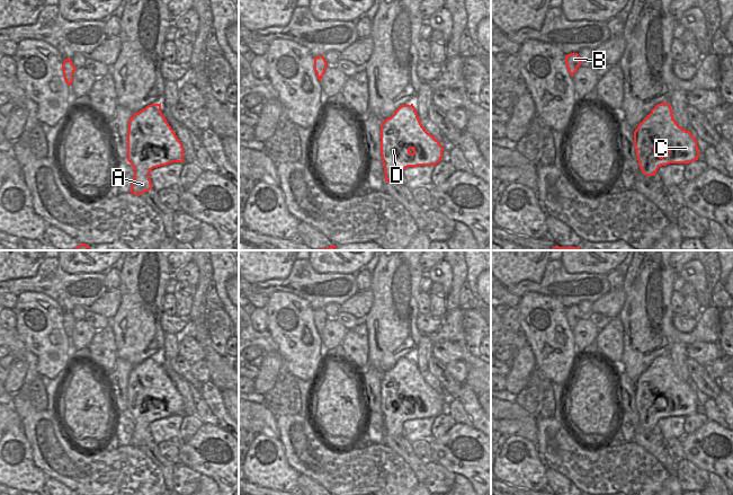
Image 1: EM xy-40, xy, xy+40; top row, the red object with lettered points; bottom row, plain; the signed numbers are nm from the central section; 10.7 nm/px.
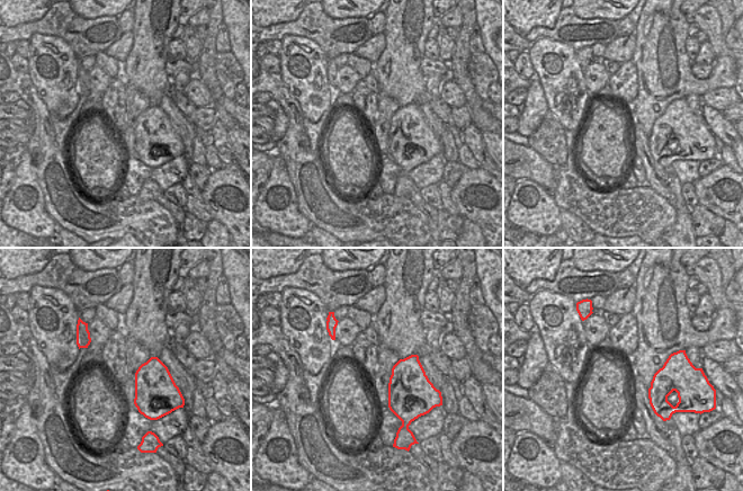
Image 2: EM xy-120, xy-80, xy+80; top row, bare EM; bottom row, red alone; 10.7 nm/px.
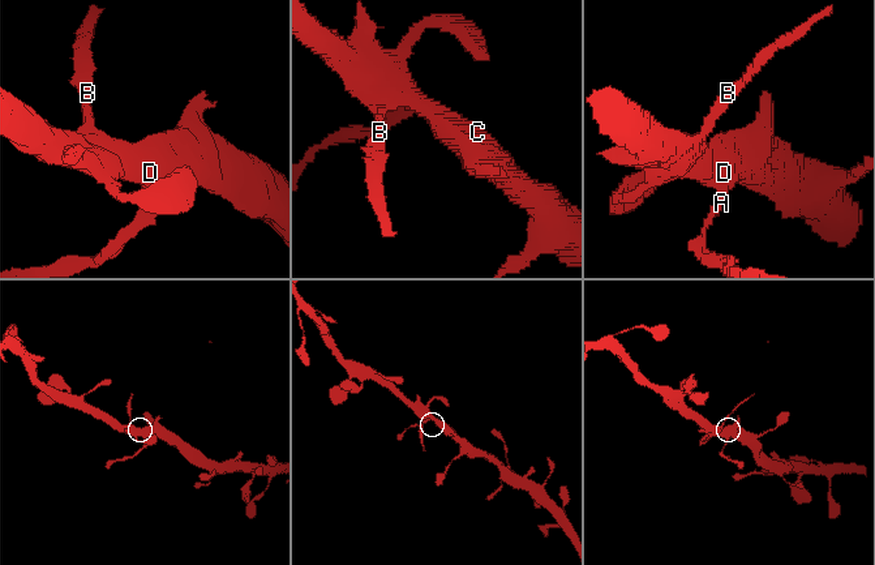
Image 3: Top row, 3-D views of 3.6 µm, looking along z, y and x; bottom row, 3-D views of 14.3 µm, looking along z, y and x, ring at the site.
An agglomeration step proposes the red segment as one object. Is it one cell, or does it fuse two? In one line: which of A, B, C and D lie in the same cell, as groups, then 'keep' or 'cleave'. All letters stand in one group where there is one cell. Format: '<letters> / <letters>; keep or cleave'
A C D / B; cleave

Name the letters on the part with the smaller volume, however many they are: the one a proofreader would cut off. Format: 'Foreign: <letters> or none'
Foreign: B

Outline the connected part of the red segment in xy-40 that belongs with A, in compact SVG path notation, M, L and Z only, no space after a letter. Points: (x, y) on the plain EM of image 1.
M151 356L134 365L128 374L127 414L134 421L134 432L129 444L141 448L152 442L150 424L171 415L184 415L184 399L161 364L160 356Z

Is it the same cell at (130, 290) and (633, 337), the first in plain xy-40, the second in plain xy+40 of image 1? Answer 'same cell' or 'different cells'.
same cell

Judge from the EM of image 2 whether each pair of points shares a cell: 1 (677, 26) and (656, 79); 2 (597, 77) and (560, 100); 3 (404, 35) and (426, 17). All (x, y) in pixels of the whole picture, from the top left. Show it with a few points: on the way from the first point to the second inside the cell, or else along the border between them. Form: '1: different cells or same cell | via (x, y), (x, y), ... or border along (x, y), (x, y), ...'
1: same cell | via (662, 36), (661, 64)
2: different cells | border along (582, 69), (584, 86), (591, 97)
3: same cell | via (410, 29), (420, 19)

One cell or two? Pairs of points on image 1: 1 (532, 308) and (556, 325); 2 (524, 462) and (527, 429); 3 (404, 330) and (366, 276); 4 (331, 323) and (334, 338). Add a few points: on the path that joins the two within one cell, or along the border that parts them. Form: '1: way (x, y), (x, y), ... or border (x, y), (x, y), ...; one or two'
1: way (539, 306), (548, 310), (551, 317); one
2: border (507, 435), (519, 434), (534, 443); two
3: border (372, 273), (372, 284), (369, 288); two
4: way (331, 326), (333, 335); one

